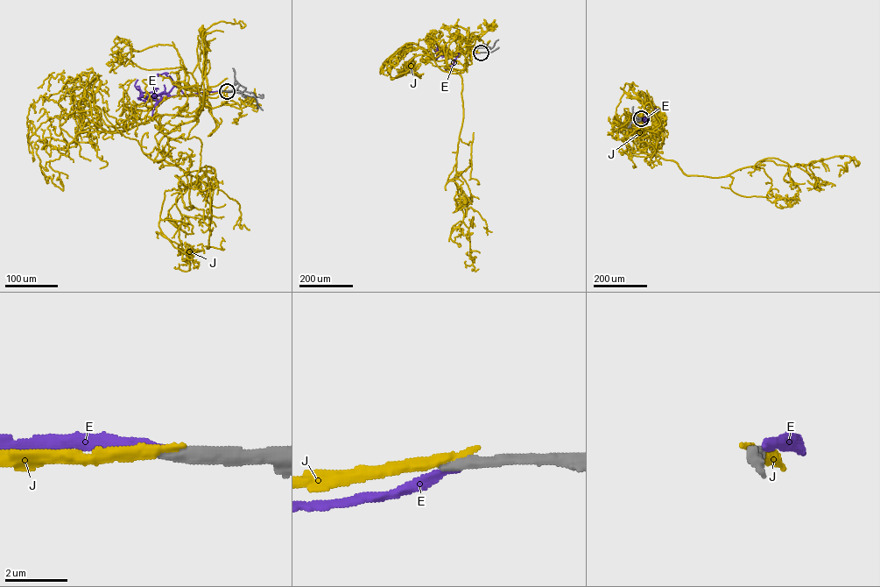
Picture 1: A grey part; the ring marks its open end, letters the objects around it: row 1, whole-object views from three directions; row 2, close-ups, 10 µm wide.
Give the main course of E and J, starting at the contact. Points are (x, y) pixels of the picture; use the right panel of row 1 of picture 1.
E: (641, 118), (651, 115), (654, 109), (658, 109)
J: (641, 118), (637, 119), (639, 123), (644, 109), (642, 101), (632, 88)

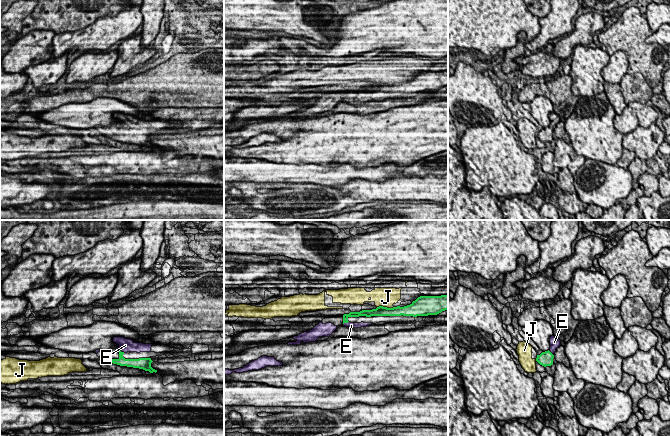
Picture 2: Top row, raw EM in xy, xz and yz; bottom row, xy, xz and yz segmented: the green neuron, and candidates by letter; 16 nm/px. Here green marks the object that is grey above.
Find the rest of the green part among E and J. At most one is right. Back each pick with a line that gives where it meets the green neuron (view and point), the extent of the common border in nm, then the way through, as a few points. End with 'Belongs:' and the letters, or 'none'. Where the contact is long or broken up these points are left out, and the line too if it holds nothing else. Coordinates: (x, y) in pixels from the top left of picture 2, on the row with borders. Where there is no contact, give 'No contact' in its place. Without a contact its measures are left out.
E: Touches green at xz (345, 322). Shared border 110 nm. Path across: xz (352, 314), (345, 322), (351, 325)
Belongs: E

